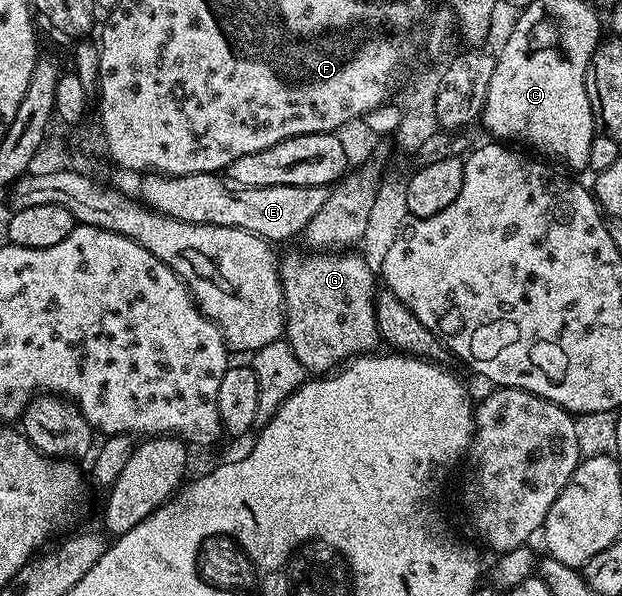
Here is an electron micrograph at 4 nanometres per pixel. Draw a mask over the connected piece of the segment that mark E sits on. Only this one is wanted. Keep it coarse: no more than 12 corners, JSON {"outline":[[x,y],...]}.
{"outline":[[141,176],[141,202],[185,223],[301,236],[324,187]]}

